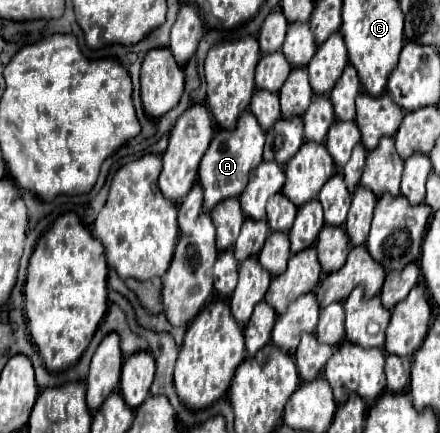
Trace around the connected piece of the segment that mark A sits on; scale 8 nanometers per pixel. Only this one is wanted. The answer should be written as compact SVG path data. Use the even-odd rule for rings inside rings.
M244 111L244 115L240 115L236 129L218 131L214 135L208 151L200 161L198 171L198 183L204 191L204 207L208 211L212 211L212 207L216 207L220 199L238 197L244 191L250 171L256 169L262 161L262 147L264 147L264 131L250 111Z

